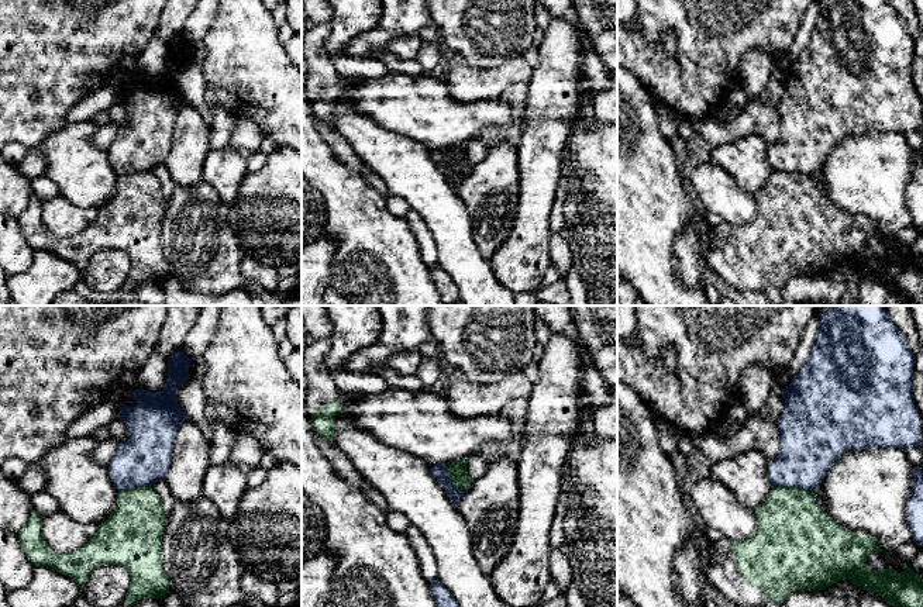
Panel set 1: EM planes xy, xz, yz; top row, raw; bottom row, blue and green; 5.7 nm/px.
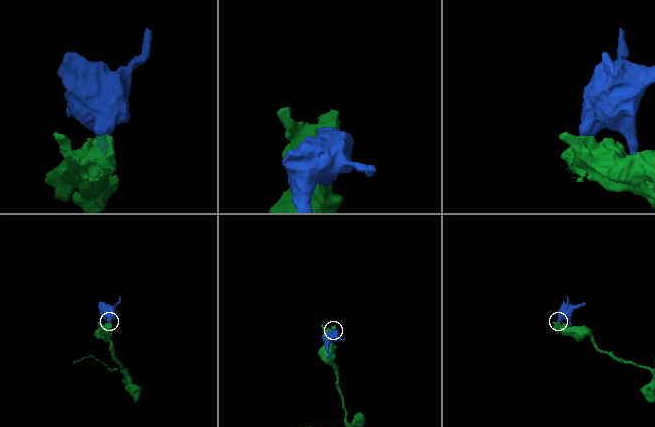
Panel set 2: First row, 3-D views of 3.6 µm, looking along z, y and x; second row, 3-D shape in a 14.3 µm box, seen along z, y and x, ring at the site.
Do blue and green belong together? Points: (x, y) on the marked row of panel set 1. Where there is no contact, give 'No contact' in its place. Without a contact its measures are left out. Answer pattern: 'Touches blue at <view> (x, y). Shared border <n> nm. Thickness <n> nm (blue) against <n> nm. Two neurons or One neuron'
Touches blue at yz (792, 486). Shared border 240 nm. Thickness 340 nm (blue) against 420 nm. Two neurons

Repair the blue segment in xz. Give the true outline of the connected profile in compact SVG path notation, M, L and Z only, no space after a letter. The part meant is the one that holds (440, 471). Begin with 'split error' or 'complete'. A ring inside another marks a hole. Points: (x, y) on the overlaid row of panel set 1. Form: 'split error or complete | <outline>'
complete | M448 462L447 463L435 463L431 465L431 475L440 482L440 484L444 487L447 496L450 497L451 503L457 506L457 503L461 500L464 493L468 489L455 489L454 480L448 476Z

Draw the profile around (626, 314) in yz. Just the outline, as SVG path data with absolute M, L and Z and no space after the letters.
M617 306L617 338L627 342L636 341L637 314L636 306Z

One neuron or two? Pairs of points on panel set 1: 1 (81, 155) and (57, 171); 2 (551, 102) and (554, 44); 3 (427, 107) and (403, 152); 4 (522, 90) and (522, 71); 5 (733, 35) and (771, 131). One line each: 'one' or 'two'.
1: one
2: one
3: two
4: two
5: two

